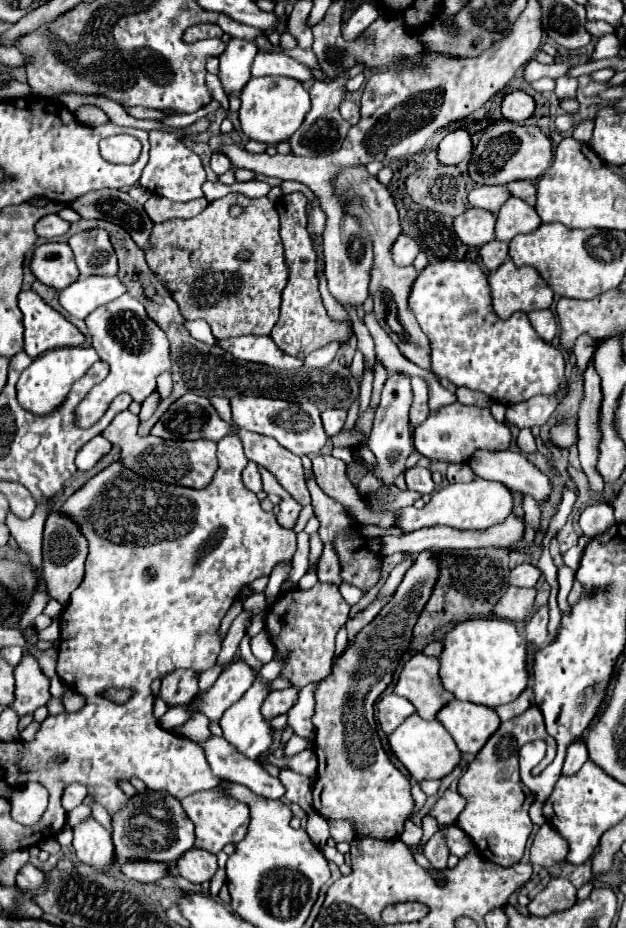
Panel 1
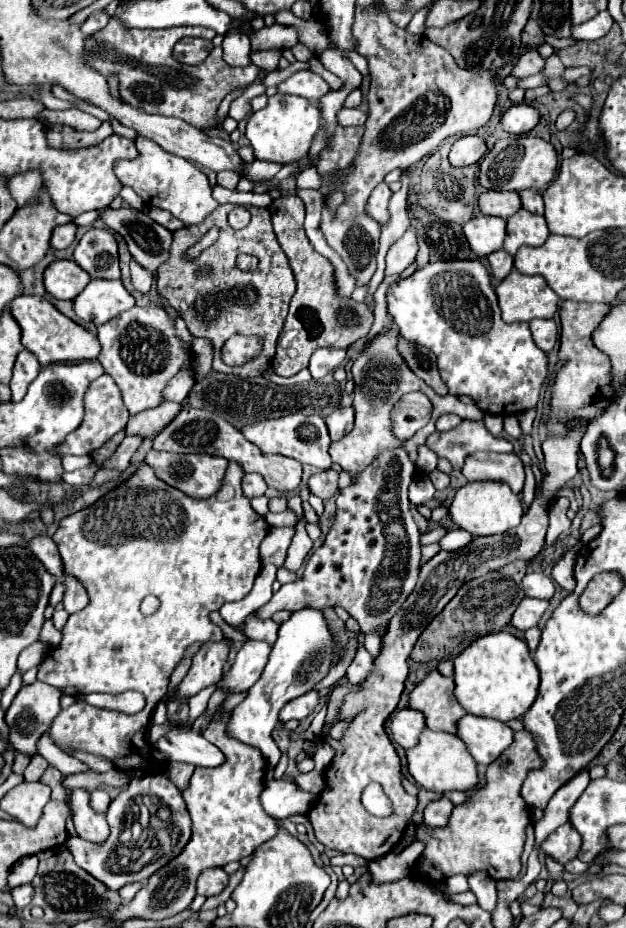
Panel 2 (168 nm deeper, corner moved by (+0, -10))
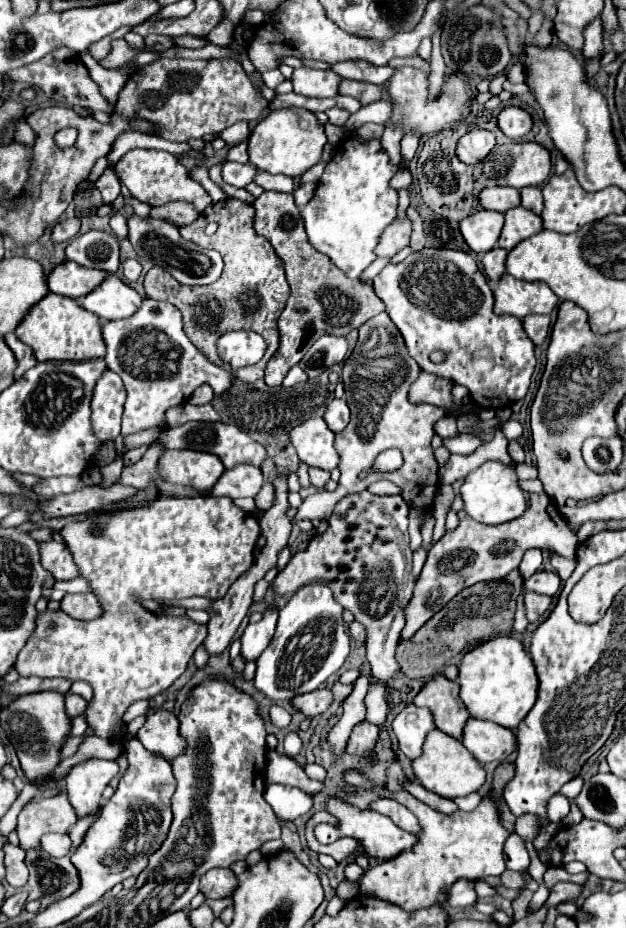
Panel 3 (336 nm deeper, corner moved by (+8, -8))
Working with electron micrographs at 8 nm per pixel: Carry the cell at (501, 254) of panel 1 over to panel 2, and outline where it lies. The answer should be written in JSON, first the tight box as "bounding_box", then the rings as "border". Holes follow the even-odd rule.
{"bounding_box":[488,249,512,281],"border":[[[498,249],[494,253],[488,255],[488,263],[490,263],[490,271],[492,277],[496,281],[502,281],[510,271],[512,271],[512,255],[506,253],[504,249]]]}

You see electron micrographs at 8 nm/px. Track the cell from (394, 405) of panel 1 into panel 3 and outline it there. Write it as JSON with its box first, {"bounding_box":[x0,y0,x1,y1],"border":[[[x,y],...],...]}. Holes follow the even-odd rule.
{"bounding_box":[274,491,414,683],"border":[[[370,491],[352,493],[336,505],[326,533],[314,537],[306,551],[298,551],[288,565],[278,573],[274,581],[276,595],[296,593],[300,585],[308,581],[316,581],[316,577],[328,581],[330,589],[336,593],[336,601],[344,605],[344,609],[352,611],[356,621],[360,621],[368,631],[366,641],[366,657],[372,669],[372,675],[384,683],[388,683],[396,671],[400,669],[394,651],[400,641],[400,631],[404,629],[404,607],[412,599],[414,591],[414,577],[412,577],[412,551],[410,551],[410,537],[408,537],[408,507],[404,505],[402,497],[378,497]]]}

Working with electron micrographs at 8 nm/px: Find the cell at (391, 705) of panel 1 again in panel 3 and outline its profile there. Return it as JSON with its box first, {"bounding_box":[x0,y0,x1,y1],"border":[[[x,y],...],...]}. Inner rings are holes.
{"bounding_box":[392,705,436,759],"border":[[[408,705],[392,721],[392,729],[398,739],[400,751],[408,759],[418,759],[422,755],[422,745],[426,741],[426,735],[436,729],[436,723],[430,709]]]}

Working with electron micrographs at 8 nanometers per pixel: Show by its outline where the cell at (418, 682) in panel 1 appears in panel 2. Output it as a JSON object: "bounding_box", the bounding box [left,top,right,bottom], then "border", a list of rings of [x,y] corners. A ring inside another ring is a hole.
{"bounding_box":[408,671,466,731],"border":[[[430,671],[408,695],[408,707],[424,713],[426,727],[432,731],[456,731],[456,721],[466,713],[452,695],[454,679]]]}

